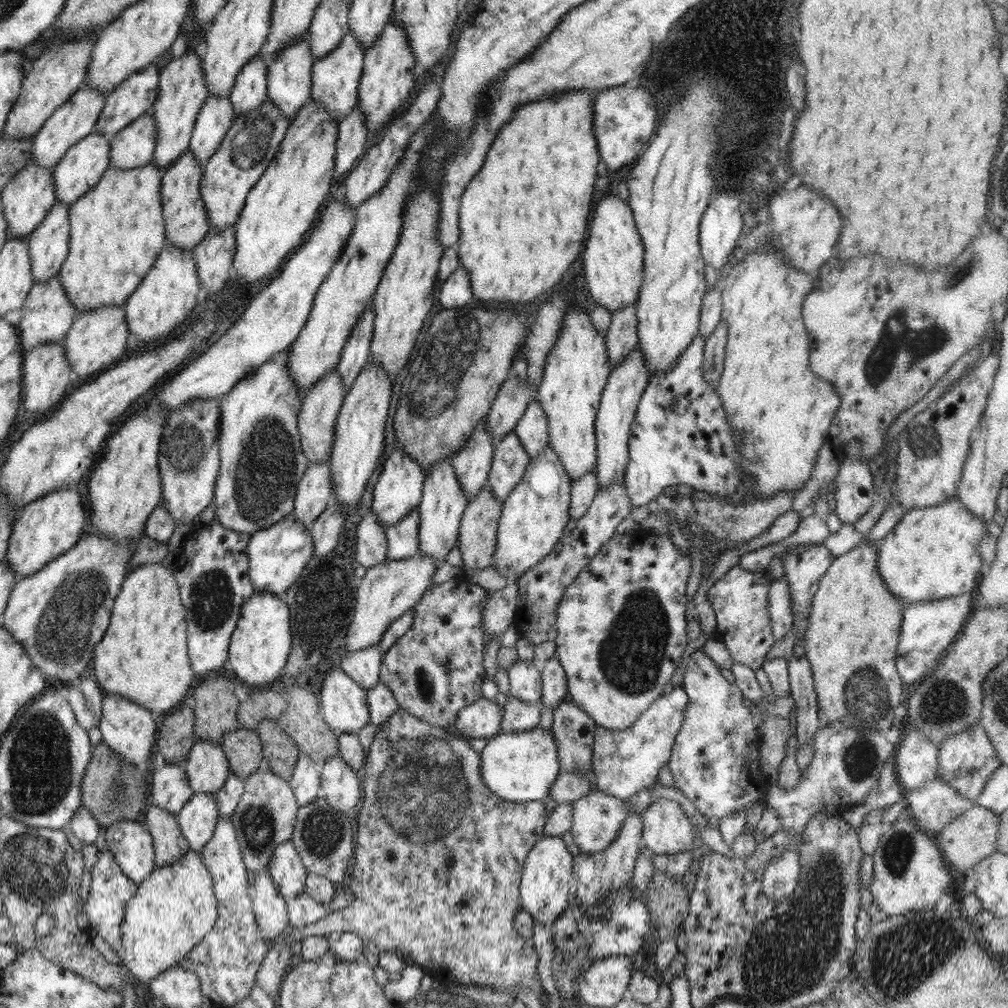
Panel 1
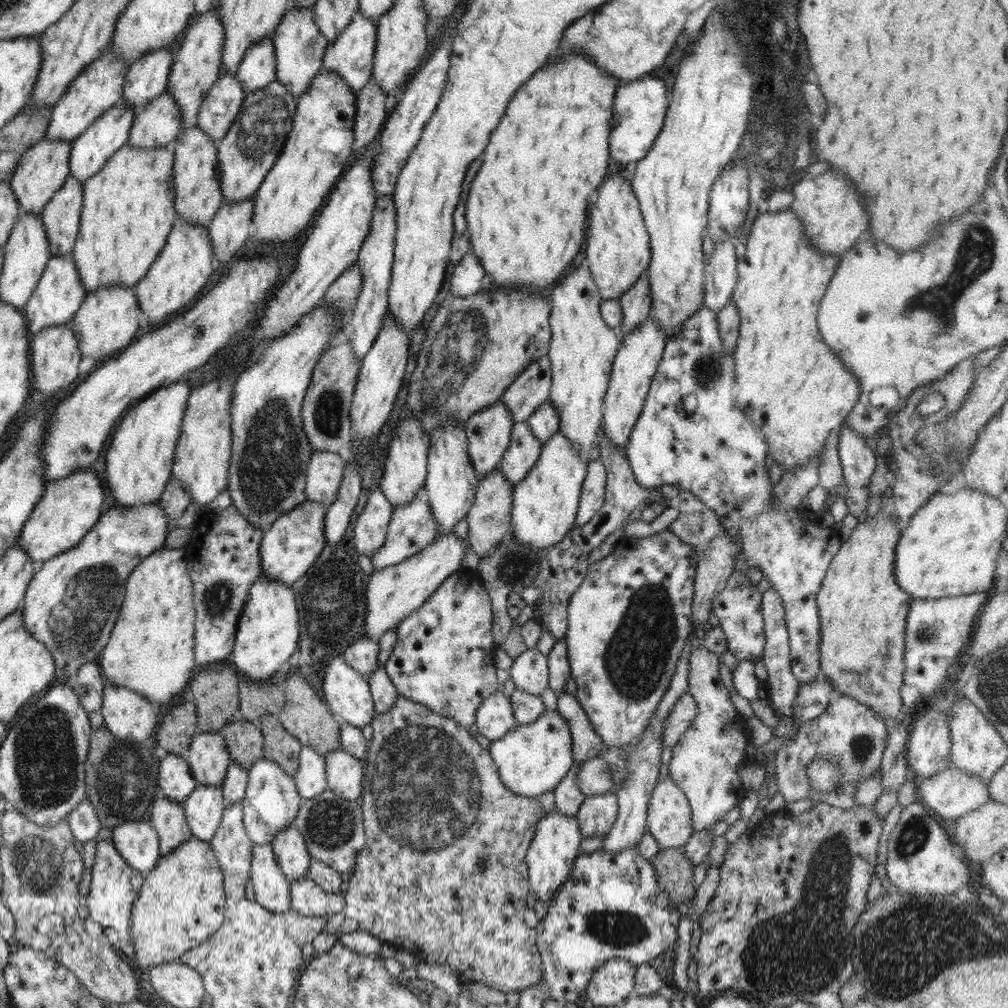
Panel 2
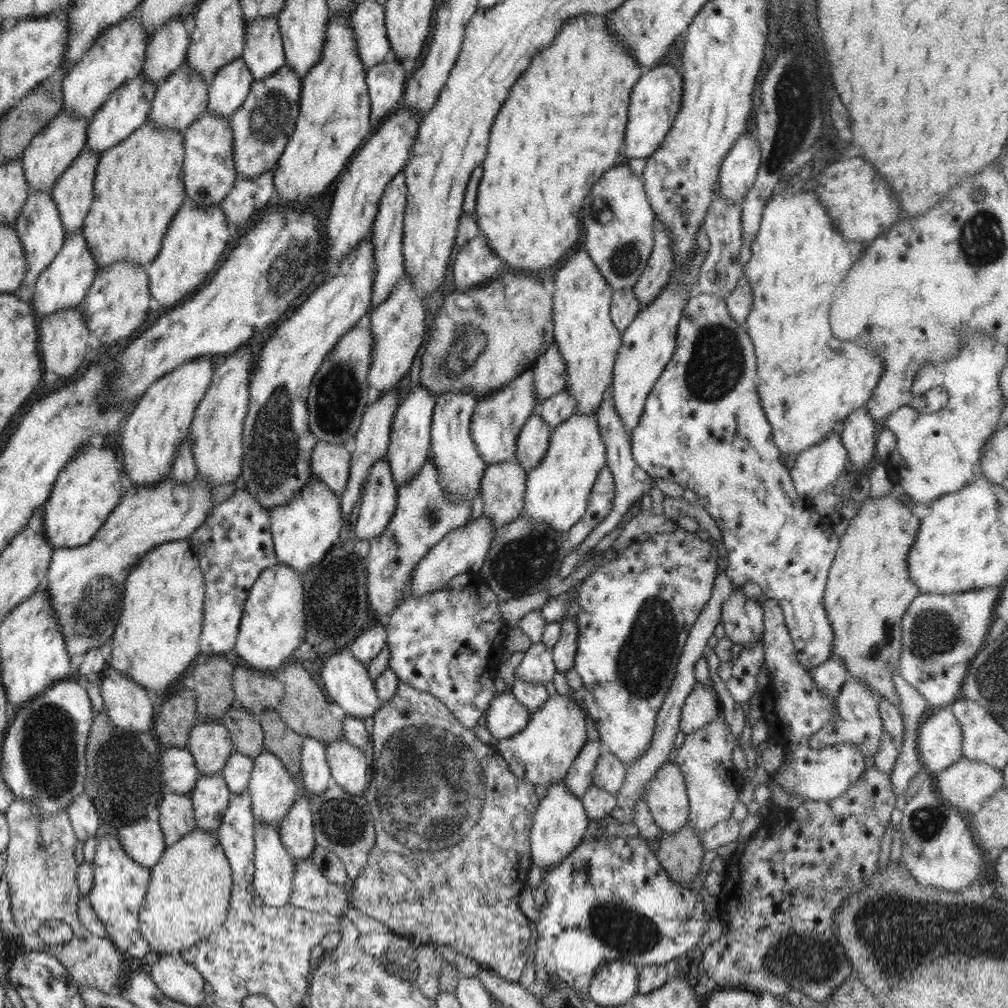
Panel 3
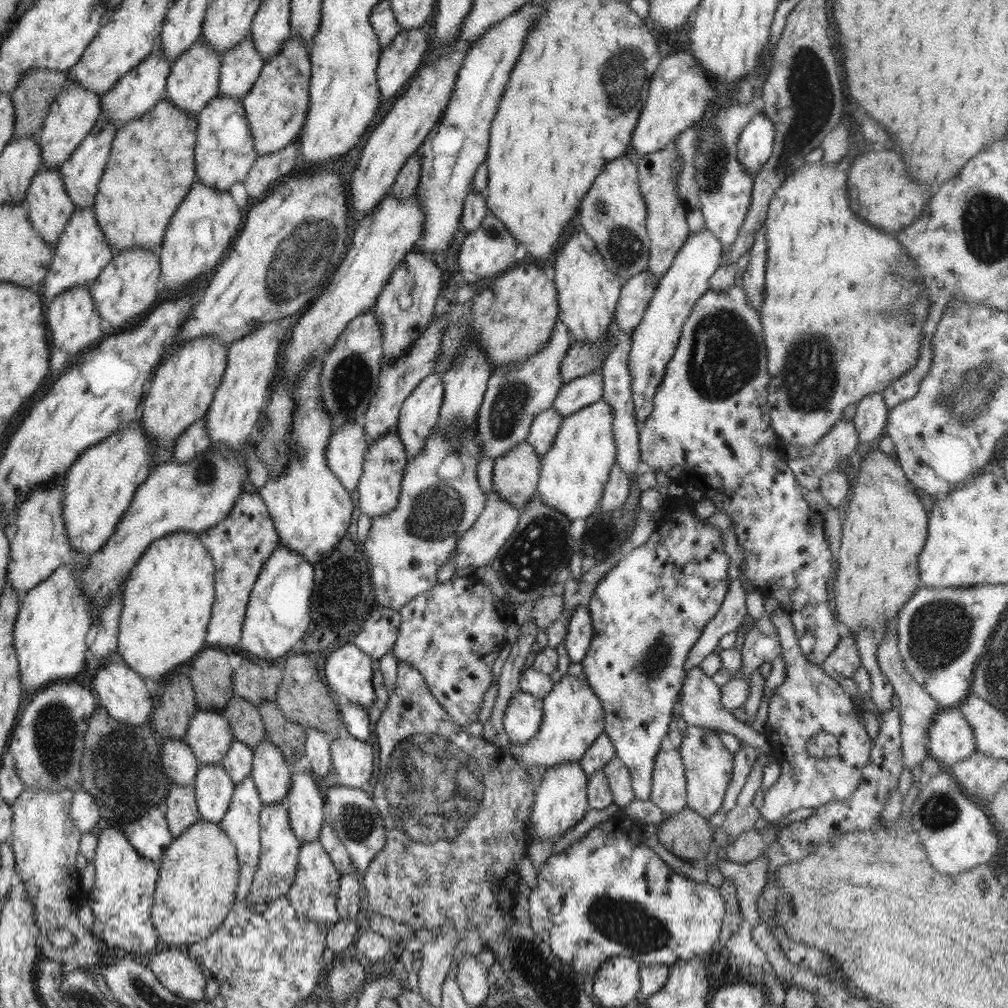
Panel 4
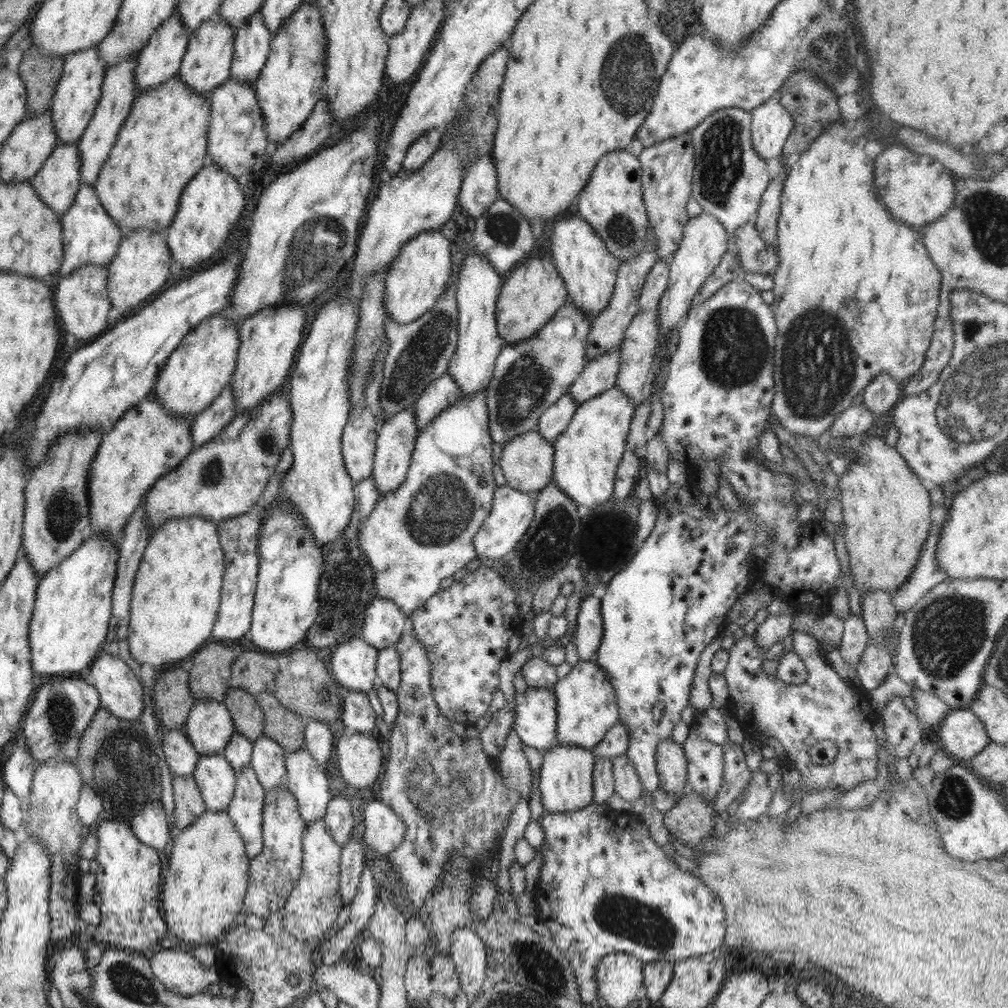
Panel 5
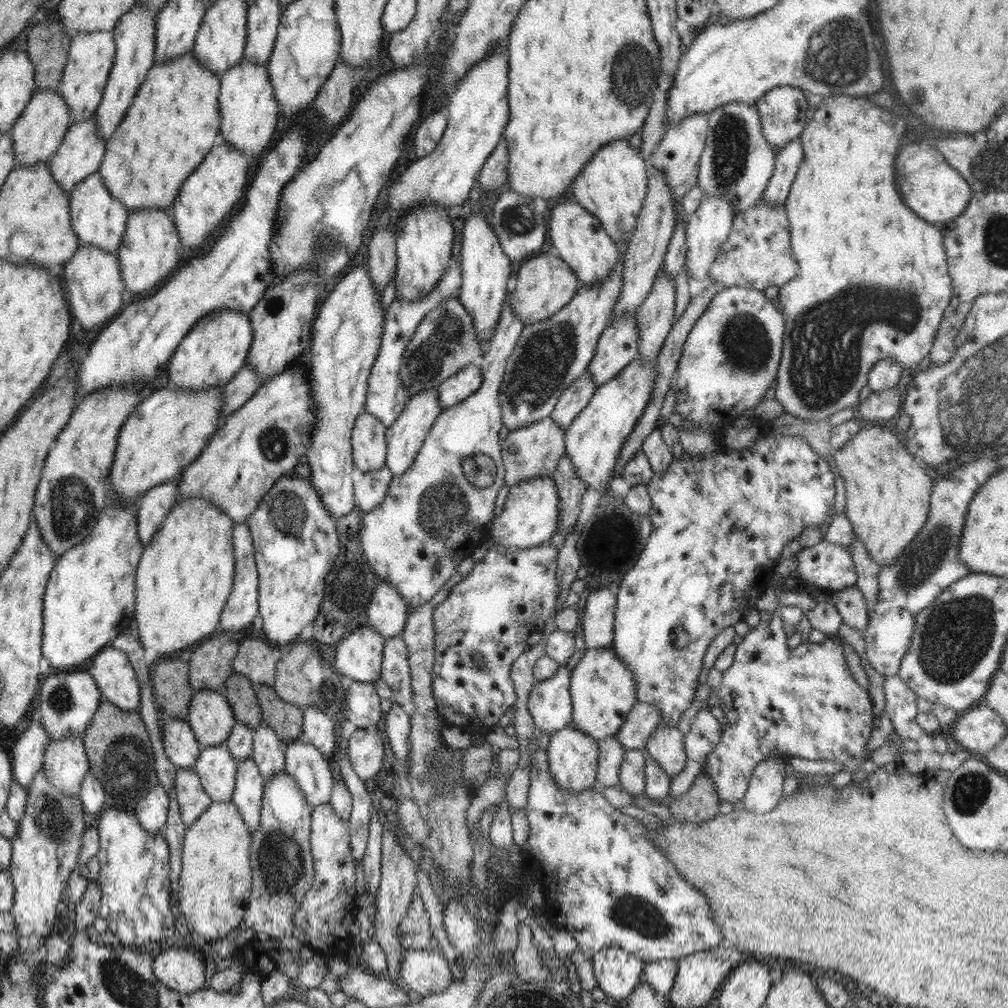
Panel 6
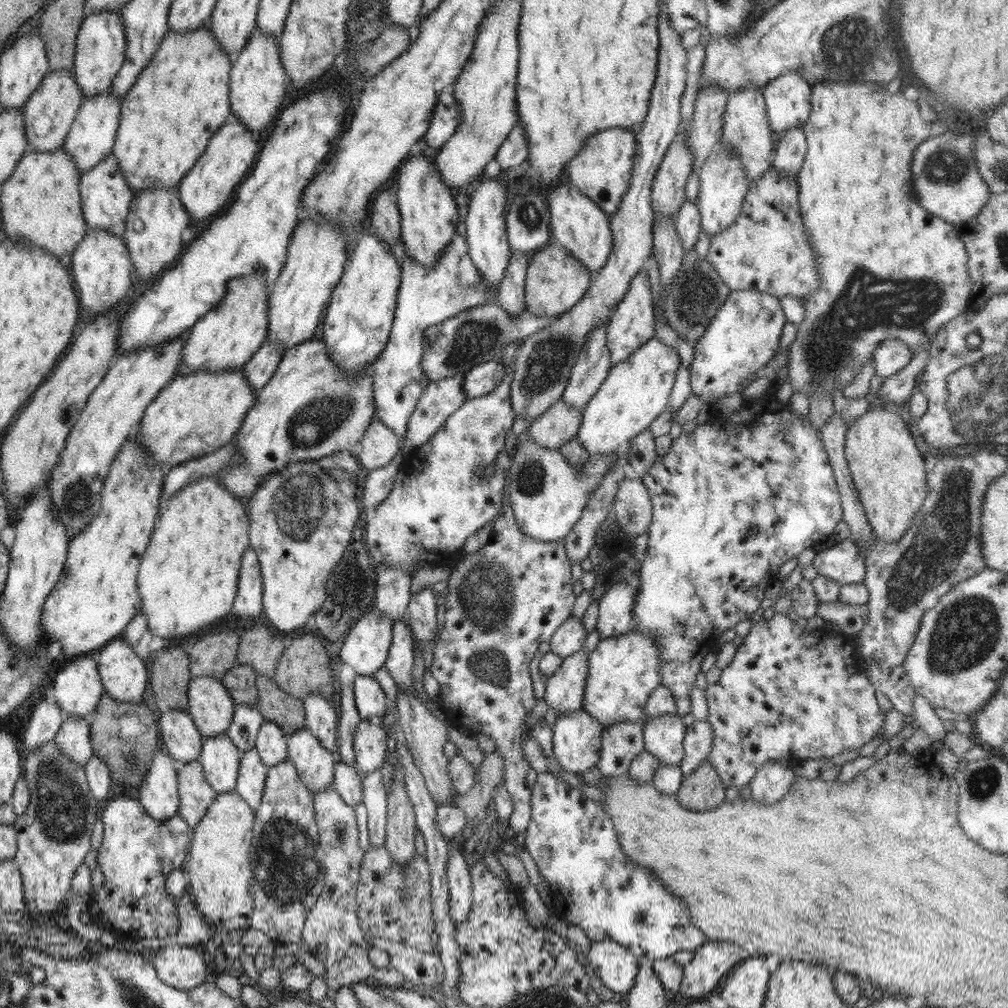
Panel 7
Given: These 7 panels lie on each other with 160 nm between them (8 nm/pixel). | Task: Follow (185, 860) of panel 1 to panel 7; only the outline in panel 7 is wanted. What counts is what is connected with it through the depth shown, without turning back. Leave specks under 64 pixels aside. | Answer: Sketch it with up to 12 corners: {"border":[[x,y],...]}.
{"border":[[217,794],[185,874],[215,935],[249,929],[255,812]]}

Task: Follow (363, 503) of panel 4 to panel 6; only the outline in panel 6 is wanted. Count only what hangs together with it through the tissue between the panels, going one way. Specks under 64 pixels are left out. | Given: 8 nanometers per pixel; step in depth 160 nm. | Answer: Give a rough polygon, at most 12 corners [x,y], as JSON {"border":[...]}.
{"border":[[437,387],[414,394],[387,427],[385,465],[410,468],[443,410]]}

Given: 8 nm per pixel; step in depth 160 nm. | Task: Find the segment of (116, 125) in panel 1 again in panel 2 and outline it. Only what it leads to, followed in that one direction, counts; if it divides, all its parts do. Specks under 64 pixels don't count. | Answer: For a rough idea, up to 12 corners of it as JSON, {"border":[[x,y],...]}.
{"border":[[151,50],[128,67],[120,103],[139,110],[168,84],[174,52]]}

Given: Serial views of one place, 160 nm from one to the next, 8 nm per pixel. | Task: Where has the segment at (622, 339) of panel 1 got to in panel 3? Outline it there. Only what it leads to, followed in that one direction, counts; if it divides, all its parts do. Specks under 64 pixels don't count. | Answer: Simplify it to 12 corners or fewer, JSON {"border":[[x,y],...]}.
{"border":[[659,218],[648,266],[631,288],[646,309],[667,288],[672,233]]}

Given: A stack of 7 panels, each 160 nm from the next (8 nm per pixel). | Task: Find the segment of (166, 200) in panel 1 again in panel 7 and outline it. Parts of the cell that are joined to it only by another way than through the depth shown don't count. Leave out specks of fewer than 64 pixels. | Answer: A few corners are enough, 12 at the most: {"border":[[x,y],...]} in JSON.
{"border":[[255,29],[231,63],[231,114],[258,139],[289,91],[278,38]]}

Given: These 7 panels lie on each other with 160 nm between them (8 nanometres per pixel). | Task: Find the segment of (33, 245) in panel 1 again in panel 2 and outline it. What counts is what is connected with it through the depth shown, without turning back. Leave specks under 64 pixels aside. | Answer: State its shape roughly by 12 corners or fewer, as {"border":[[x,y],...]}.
{"border":[[68,176],[41,212],[49,253],[73,251],[84,183]]}

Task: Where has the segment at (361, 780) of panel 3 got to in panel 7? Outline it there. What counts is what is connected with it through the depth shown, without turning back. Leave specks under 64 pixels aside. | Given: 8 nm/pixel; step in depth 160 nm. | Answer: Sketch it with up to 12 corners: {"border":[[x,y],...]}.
{"border":[[361,721],[353,736],[361,774],[386,760],[388,734],[378,721]]}

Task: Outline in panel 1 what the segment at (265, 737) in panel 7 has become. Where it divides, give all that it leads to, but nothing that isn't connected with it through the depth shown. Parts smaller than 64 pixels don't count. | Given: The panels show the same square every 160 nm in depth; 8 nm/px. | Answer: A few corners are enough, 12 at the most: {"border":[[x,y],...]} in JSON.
{"border":[[265,766],[231,814],[253,876],[291,840],[300,806]]}

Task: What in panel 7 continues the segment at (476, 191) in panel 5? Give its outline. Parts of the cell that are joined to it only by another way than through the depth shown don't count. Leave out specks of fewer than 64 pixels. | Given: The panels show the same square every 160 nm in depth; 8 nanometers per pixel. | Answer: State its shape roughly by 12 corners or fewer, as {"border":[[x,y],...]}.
{"border":[[518,122],[495,154],[501,174],[527,162],[528,139]]}

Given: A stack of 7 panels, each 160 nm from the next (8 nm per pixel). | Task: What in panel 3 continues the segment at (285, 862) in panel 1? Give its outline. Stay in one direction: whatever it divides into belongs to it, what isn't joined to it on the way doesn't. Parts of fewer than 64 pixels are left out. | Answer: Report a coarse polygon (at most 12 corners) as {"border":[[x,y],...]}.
{"border":[[298,797],[278,824],[295,863],[317,845],[311,800]]}

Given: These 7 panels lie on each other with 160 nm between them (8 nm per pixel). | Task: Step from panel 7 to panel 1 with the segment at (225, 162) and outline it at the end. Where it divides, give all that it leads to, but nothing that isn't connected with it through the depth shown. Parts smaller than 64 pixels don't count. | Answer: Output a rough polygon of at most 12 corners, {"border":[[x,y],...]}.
{"border":[[166,242],[125,303],[131,344],[168,338],[196,307],[193,250]]}

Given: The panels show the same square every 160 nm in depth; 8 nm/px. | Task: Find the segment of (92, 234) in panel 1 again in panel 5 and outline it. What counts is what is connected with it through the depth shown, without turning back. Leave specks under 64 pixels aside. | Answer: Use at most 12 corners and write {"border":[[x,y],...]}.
{"border":[[205,94],[136,95],[93,185],[122,234],[171,225],[208,161]]}

